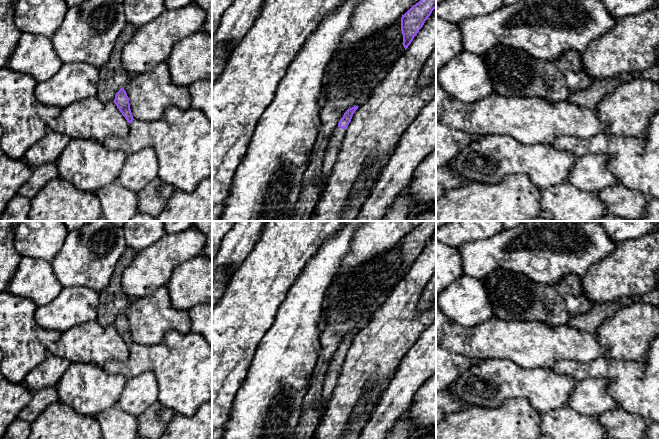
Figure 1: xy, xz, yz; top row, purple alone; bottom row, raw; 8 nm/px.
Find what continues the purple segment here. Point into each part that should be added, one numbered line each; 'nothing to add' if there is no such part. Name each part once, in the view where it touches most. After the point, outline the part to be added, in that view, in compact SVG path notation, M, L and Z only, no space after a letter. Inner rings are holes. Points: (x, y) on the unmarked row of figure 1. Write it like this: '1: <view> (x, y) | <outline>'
1: xz (333, 369) | M337 350L326 366L325 379L322 390L322 397L326 404L328 404L337 385L345 356L346 356L345 353L342 353Z

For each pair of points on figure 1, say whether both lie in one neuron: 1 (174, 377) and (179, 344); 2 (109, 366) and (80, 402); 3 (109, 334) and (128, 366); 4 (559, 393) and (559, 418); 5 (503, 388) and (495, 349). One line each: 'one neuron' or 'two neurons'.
1: one neuron
2: two neurons
3: two neurons
4: two neurons
5: two neurons

